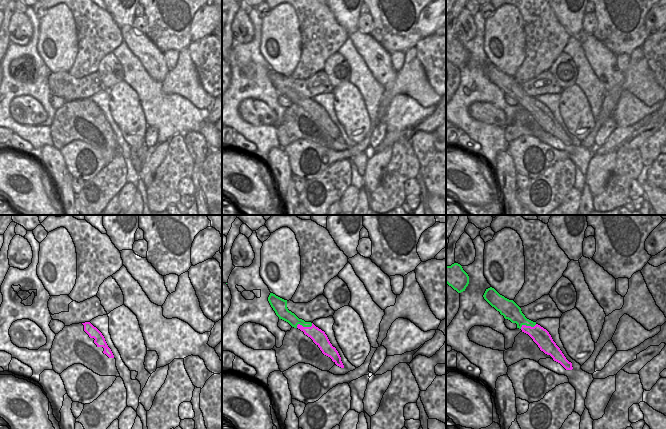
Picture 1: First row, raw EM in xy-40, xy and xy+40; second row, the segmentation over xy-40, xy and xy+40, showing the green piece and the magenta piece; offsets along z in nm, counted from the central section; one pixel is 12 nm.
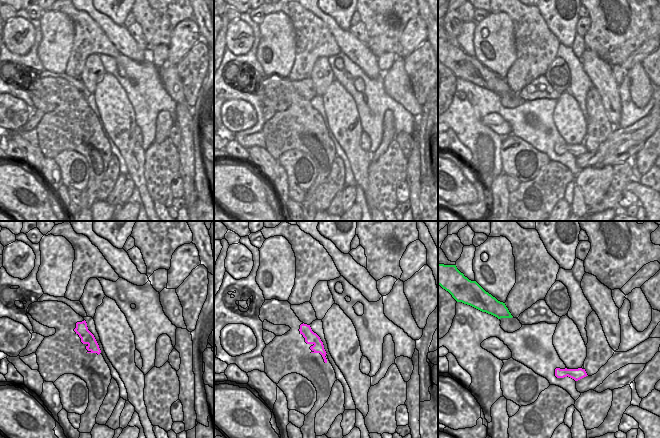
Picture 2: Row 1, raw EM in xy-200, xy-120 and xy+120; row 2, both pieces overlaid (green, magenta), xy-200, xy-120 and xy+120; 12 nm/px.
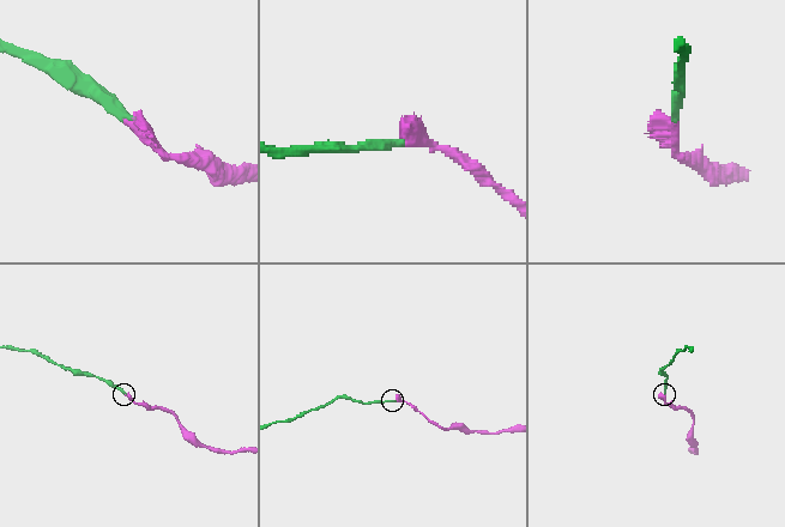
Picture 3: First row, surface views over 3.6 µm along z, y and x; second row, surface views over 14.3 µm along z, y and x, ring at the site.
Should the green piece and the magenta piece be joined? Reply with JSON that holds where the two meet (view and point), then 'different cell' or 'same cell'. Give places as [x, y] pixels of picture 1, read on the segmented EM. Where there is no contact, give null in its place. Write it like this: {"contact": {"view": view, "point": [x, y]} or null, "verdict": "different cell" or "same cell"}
{"contact": {"view": "xy", "point": [304, 326]}, "verdict": "same cell"}

